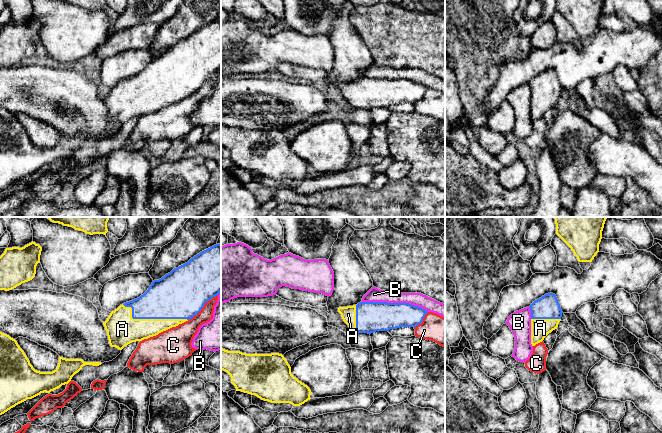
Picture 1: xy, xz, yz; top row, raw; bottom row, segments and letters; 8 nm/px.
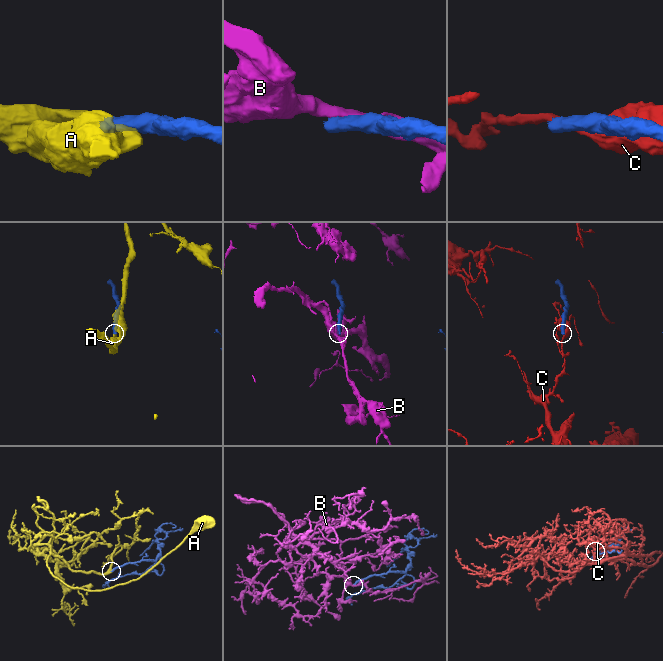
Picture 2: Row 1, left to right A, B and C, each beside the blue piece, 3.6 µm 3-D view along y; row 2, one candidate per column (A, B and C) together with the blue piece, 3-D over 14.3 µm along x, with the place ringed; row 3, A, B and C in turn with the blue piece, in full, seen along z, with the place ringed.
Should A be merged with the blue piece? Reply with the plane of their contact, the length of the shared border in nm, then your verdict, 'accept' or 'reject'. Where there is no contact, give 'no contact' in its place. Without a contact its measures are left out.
xy | 550 nm | accept

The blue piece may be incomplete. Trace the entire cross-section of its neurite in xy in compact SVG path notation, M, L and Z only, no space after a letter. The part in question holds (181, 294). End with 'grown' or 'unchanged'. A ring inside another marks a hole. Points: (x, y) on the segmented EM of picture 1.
M216 244L187 263L173 269L159 280L154 280L139 298L126 302L112 311L103 322L109 344L122 350L132 342L142 341L197 315L204 304L221 292L221 244Z; grown

